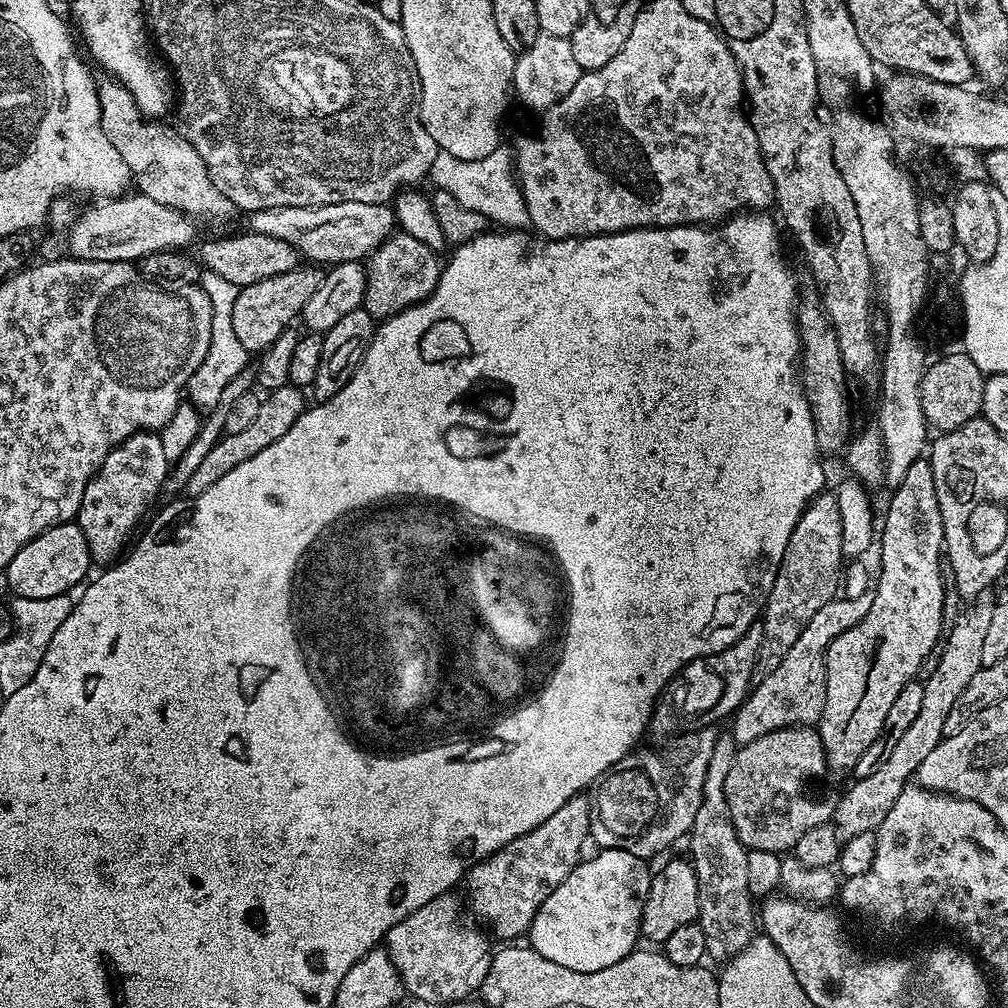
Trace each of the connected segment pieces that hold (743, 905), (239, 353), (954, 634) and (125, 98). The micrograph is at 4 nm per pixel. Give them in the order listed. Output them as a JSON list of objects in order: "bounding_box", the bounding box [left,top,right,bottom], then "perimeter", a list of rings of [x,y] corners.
[{"bounding_box":[686,734,758,962],"perimeter":[[[731,734],[717,735],[714,754],[710,754],[710,766],[706,766],[702,806],[698,806],[698,814],[694,814],[692,830],[686,840],[686,844],[692,847],[690,863],[698,878],[698,923],[702,926],[702,934],[706,934],[709,961],[727,962],[737,956],[751,942],[758,928],[754,897],[746,886],[749,849],[738,838],[730,818],[730,808],[726,806],[726,774],[730,774],[737,747]]]},{"bounding_box":[186,269,250,412],"perimeter":[[[205,269],[201,273],[199,284],[205,294],[210,298],[211,304],[211,342],[210,350],[202,365],[194,372],[188,380],[186,396],[195,408],[207,412],[213,409],[218,403],[221,391],[234,379],[234,376],[243,372],[249,367],[250,353],[243,346],[242,342],[235,337],[233,312],[234,303],[237,302],[240,288],[236,284],[227,281],[213,271]]]},{"bounding_box":[834,598,993,841],"perimeter":[[[977,598],[961,611],[953,628],[946,632],[938,666],[929,680],[923,683],[922,706],[914,717],[913,724],[906,729],[906,734],[902,734],[902,738],[890,745],[888,755],[876,767],[874,774],[861,780],[853,779],[848,793],[840,801],[835,801],[834,823],[841,841],[854,838],[854,834],[875,832],[886,814],[890,814],[890,806],[898,802],[898,794],[902,794],[902,790],[909,787],[918,766],[922,766],[926,759],[926,754],[930,754],[930,750],[934,750],[934,746],[938,746],[944,739],[944,727],[950,709],[954,707],[954,702],[958,702],[962,690],[966,690],[970,678],[974,678],[974,674],[978,674],[982,666],[982,638],[986,638],[990,617],[993,615],[993,601]]]},{"bounding_box":[98,78,234,220],"perimeter":[[[115,78],[101,79],[98,84],[100,93],[100,120],[108,140],[122,154],[122,162],[130,166],[130,174],[139,195],[154,198],[162,206],[184,212],[187,216],[200,220],[224,220],[234,212],[230,198],[210,182],[206,162],[186,142],[186,138],[171,123],[156,118],[146,118],[140,111],[130,90],[120,85]]]}]

